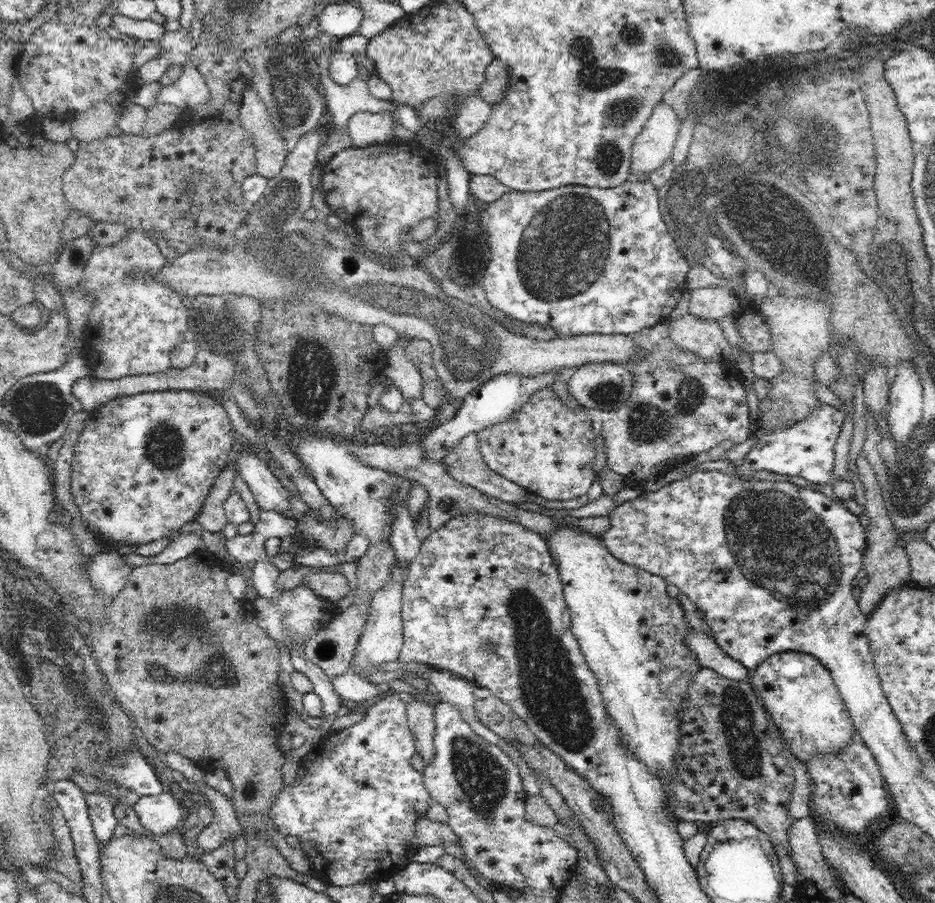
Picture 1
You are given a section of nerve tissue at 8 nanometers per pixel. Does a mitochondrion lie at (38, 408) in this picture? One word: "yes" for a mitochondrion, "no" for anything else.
yes

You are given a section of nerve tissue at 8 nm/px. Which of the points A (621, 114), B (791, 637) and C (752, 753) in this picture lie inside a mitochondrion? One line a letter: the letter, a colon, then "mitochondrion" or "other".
A: mitochondrion
B: other
C: other

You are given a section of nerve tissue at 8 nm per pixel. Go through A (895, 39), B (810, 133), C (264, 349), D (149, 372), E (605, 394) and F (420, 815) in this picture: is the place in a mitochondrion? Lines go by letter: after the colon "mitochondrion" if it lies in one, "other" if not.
A: other
B: mitochondrion
C: mitochondrion
D: other
E: mitochondrion
F: other

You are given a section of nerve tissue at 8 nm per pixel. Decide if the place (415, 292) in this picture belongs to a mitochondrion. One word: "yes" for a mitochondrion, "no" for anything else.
yes

